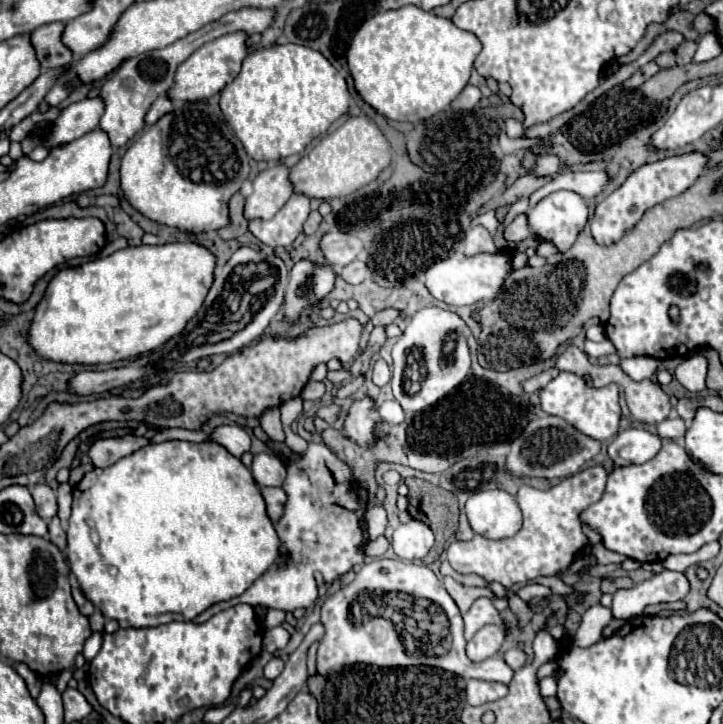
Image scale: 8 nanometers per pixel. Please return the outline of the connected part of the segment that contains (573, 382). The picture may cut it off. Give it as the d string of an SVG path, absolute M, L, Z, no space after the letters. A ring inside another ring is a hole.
M559 372L559 376L541 390L541 406L547 414L565 418L577 430L581 430L583 434L595 440L603 442L603 440L613 438L619 432L621 408L619 408L619 386L617 384L609 384L605 388L591 388L587 384L587 378L579 378L571 372Z

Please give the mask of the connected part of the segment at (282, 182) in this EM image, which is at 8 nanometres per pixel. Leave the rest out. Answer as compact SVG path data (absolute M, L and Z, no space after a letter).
M275 162L275 164L269 164L265 170L261 170L253 182L253 194L247 196L247 202L245 202L245 218L263 218L263 220L269 220L273 218L283 206L285 202L291 198L293 194L293 184L291 184L291 168L285 166L283 162Z

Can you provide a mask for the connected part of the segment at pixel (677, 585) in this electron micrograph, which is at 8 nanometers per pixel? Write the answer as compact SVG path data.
M661 570L653 574L643 584L631 590L617 590L613 598L613 614L615 618L629 620L633 616L641 616L647 604L659 602L677 602L683 600L689 592L689 582L681 572Z

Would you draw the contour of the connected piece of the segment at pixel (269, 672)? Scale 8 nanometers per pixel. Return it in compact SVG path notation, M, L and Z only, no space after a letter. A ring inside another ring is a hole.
M273 658L267 666L265 666L265 670L263 670L263 676L267 678L267 680L275 680L279 674L281 674L281 670L283 670L283 660L279 660L279 658Z

